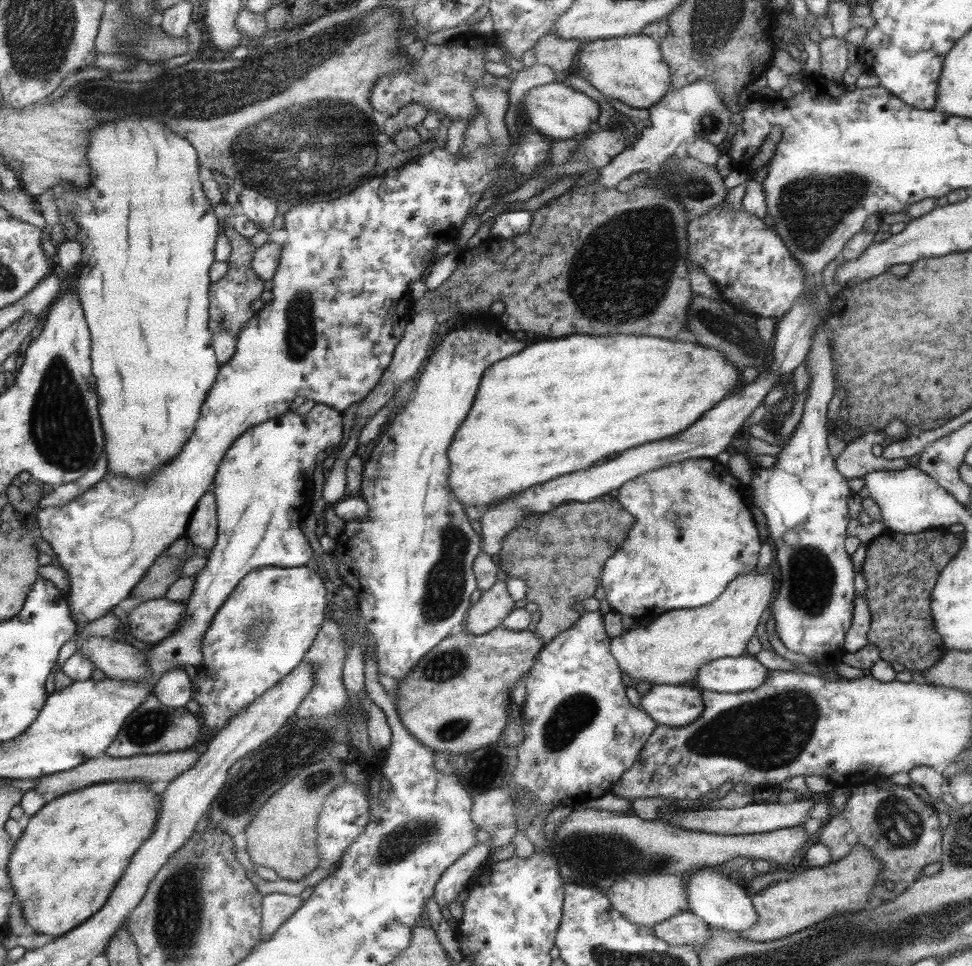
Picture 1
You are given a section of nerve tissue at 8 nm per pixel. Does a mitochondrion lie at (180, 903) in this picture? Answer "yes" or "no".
yes

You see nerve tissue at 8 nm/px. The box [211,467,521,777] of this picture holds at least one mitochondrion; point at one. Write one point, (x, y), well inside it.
(443, 590)

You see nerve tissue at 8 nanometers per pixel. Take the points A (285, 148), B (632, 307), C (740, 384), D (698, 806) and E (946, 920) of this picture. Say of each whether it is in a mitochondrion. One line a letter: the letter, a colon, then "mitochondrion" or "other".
A: mitochondrion
B: mitochondrion
C: other
D: other
E: mitochondrion

